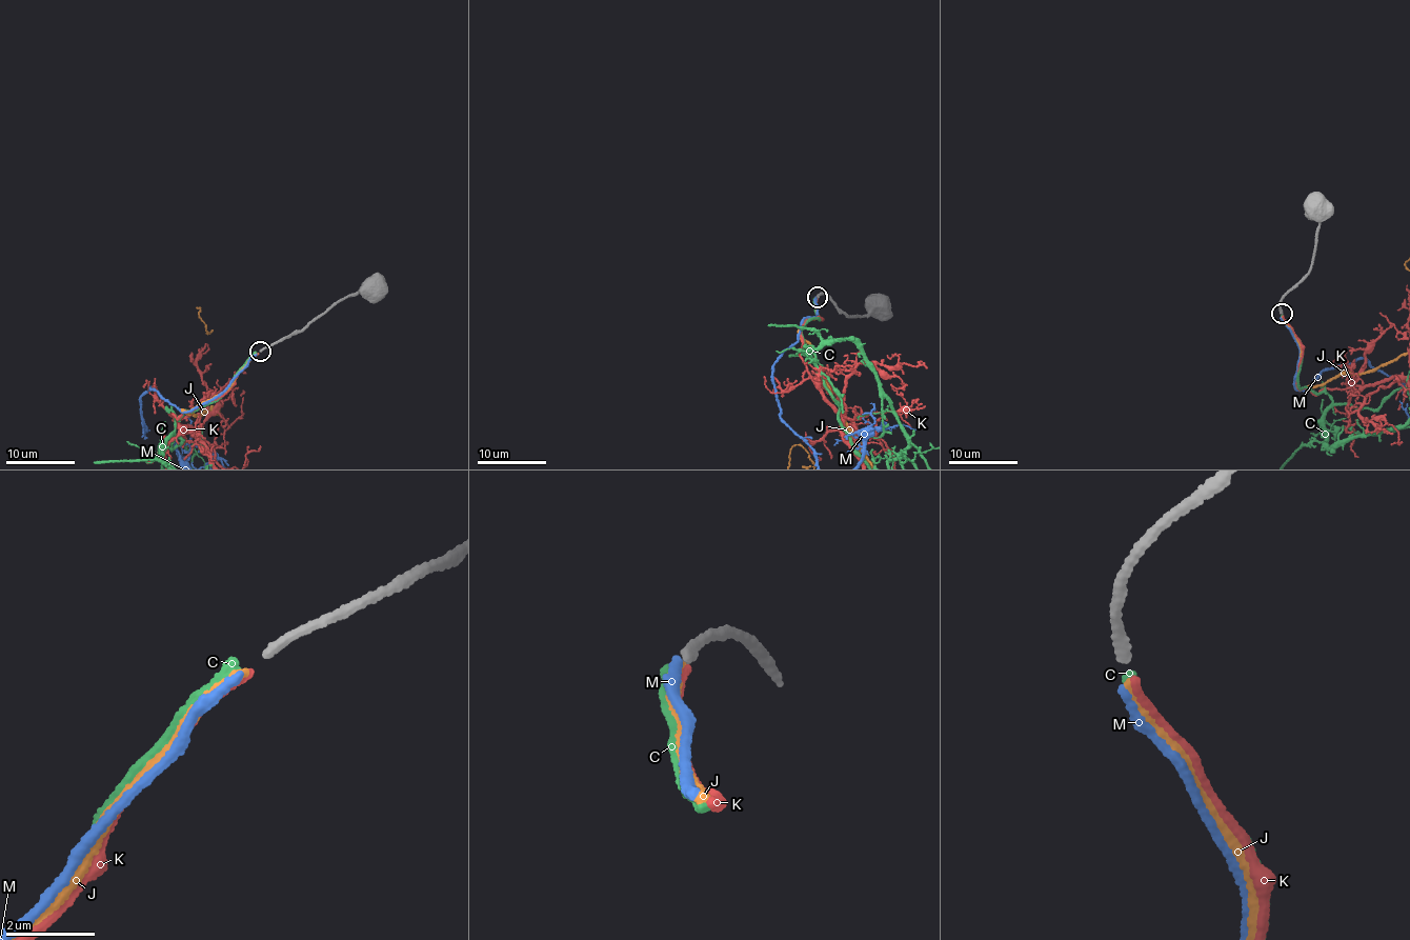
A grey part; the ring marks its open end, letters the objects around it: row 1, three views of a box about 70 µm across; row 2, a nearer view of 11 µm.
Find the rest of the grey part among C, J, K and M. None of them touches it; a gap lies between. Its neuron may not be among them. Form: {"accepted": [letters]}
{"accepted": ["J"]}

